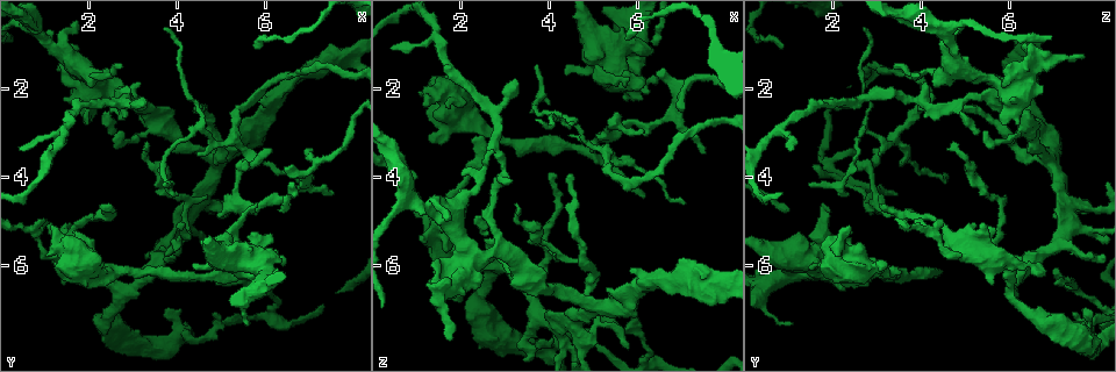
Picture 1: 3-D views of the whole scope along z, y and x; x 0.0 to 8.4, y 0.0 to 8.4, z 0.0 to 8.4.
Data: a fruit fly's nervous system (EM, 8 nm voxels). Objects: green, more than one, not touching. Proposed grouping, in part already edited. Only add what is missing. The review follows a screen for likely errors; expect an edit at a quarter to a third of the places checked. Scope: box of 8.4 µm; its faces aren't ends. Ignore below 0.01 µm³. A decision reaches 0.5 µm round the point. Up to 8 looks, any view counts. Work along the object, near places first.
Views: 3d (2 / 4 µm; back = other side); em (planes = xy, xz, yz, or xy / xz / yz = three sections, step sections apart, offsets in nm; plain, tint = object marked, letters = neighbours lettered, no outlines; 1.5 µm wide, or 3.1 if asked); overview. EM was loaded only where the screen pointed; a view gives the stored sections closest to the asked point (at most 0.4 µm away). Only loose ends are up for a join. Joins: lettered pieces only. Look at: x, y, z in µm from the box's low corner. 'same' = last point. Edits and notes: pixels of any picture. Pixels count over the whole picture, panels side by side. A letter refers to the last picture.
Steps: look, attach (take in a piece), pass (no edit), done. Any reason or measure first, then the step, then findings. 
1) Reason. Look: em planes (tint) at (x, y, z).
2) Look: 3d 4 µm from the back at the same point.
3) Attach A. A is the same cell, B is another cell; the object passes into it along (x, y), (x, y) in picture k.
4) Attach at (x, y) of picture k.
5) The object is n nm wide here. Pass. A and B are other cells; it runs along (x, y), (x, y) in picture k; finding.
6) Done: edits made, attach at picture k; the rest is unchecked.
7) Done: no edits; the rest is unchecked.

Stops while still wide. Look: em xy step 4 (letters) at (1.20, 5.10, 2.35).

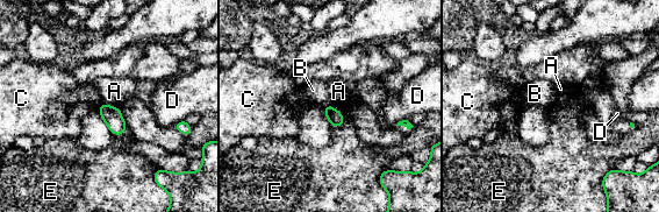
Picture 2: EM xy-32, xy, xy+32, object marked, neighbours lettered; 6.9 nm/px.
Look: em planes (letters) at the same point.

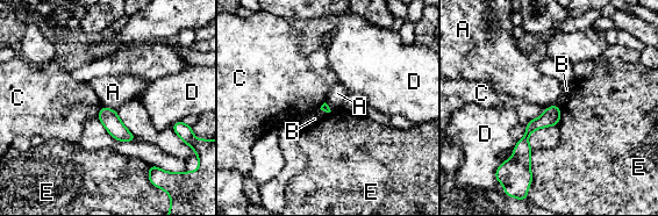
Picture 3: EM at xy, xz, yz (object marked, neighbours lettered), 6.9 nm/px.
Pass. A, B, C, D and E are other cells; it runs along (556, 108), (523, 141), (527, 170) in picture 3; no lettered piece goes on from it.

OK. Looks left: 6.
Branch stops here. Look: 3d 4 µm at (5.80, 4.60, 1.80).

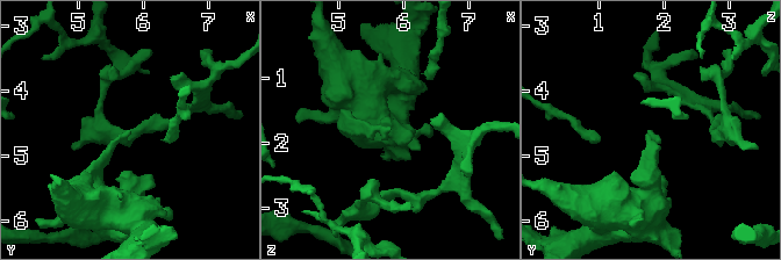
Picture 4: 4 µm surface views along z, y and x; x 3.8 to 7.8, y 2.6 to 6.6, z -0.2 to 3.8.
Shape alone is not enough. Look: em planes (letters) at (5.75, 4.60, 1.80).

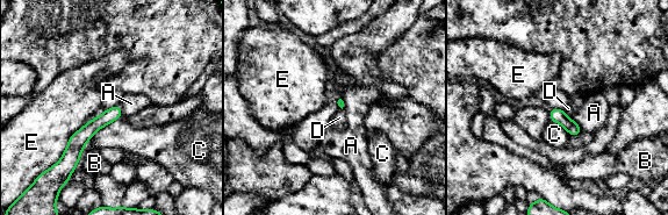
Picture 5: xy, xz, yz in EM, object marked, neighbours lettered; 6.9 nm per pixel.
Pass. A, B, C, D and E are other cells; a border runs along (564, 110), (577, 123) in picture 5; none of them fits.

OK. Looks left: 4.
An open end. Look: em xz step 4 (letters) at (3.25, 2.30, 1.85).

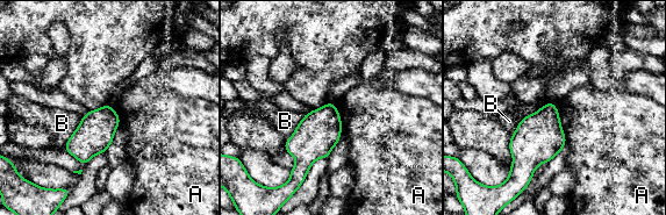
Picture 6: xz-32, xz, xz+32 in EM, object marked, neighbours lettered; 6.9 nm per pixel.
Cut it another way. Look: em planes (letters) at the same point.

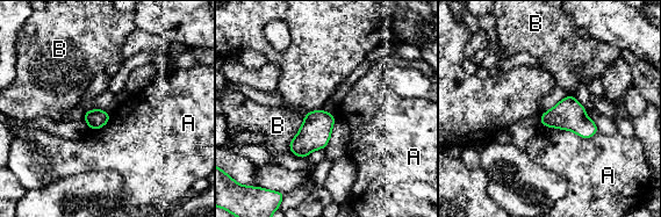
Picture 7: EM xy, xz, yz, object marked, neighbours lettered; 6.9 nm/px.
The object is 140 nm wide here. Pass. A and B are other cells; a border runs along (540, 123), (586, 138), (597, 132) in picture 7; none of them fits.

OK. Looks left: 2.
Done: no edits; the rest is unchecked.

